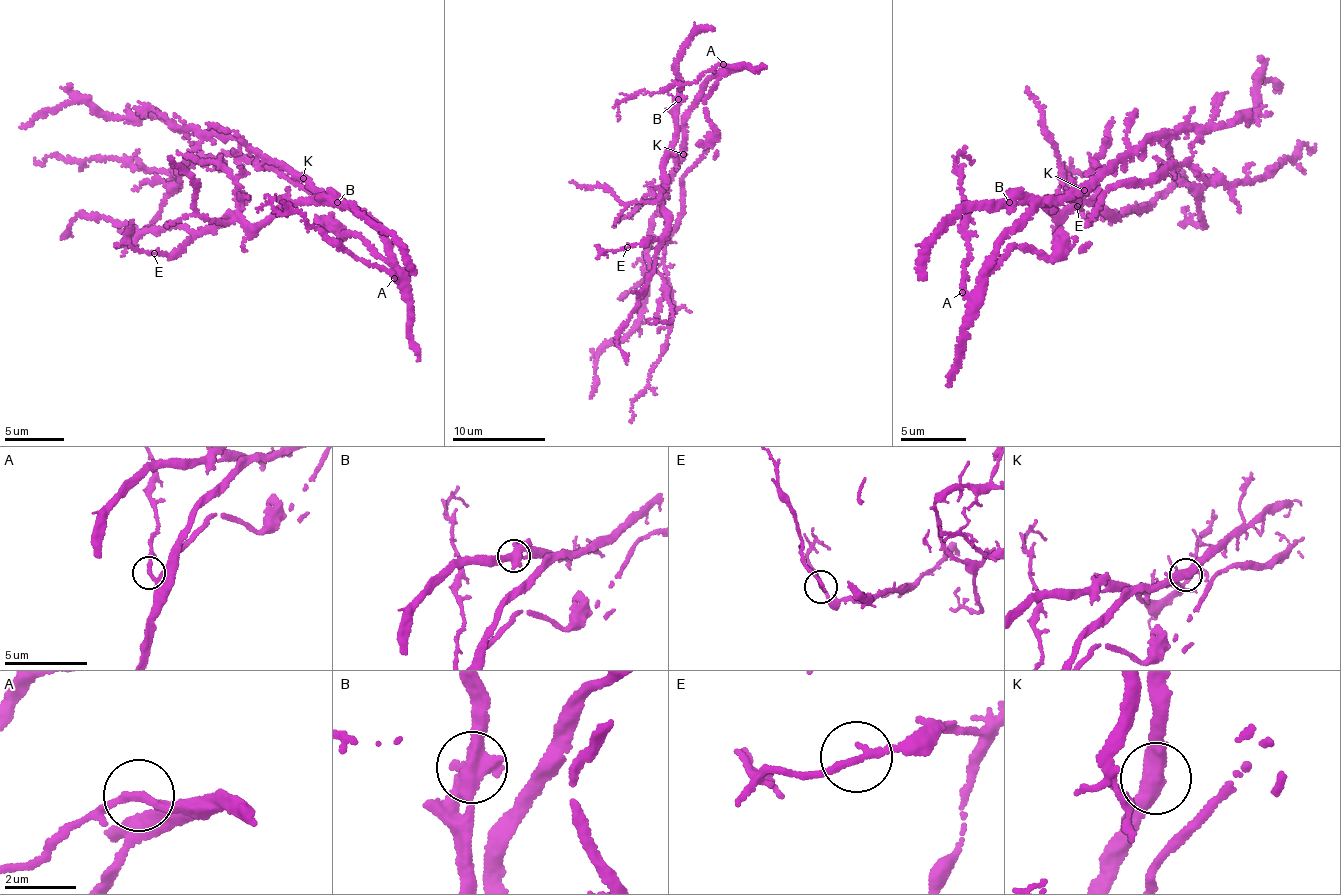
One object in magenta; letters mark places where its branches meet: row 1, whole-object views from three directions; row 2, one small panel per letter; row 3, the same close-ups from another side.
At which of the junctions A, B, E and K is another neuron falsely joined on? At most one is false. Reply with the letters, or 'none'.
none

